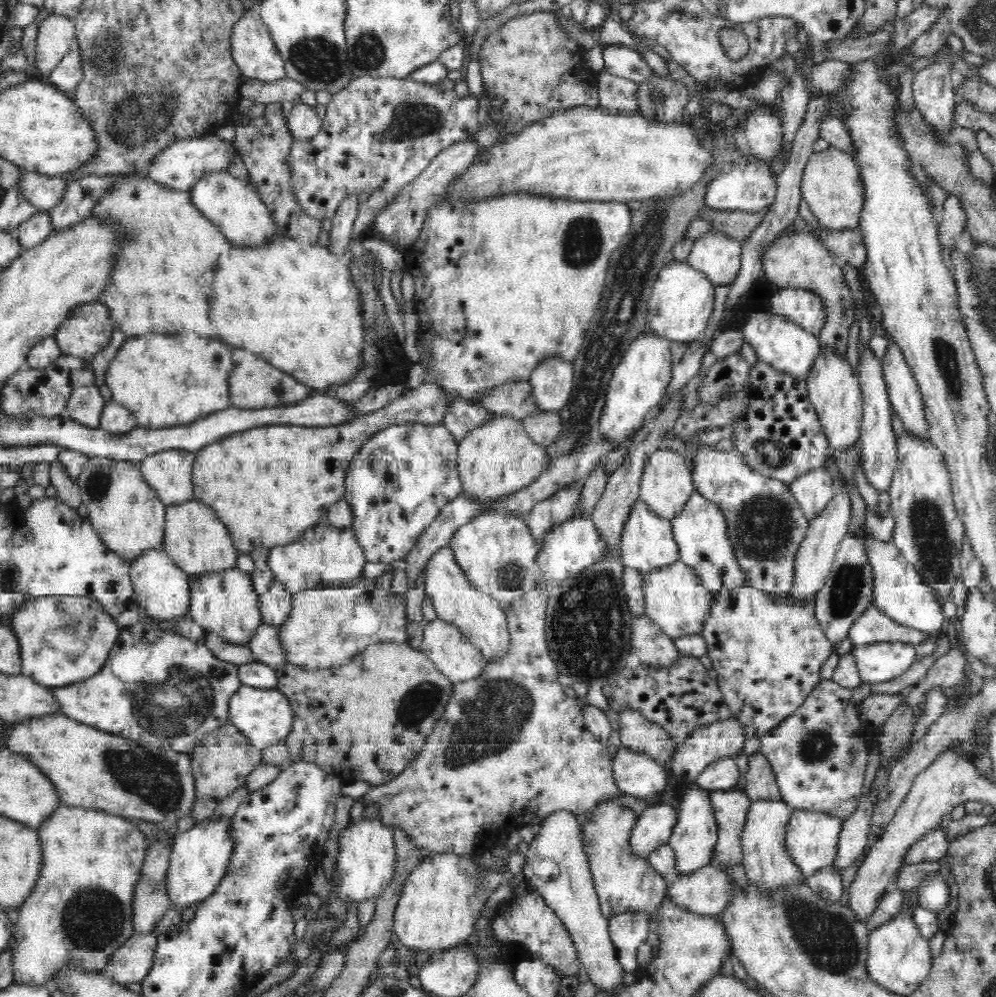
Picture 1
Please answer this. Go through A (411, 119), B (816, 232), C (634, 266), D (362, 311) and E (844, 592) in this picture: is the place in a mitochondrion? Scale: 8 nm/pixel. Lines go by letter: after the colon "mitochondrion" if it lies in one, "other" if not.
A: mitochondrion
B: other
C: mitochondrion
D: other
E: mitochondrion

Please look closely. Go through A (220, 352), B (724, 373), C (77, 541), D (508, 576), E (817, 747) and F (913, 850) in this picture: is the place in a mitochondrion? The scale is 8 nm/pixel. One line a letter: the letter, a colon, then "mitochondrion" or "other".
A: mitochondrion
B: other
C: other
D: mitochondrion
E: mitochondrion
F: other

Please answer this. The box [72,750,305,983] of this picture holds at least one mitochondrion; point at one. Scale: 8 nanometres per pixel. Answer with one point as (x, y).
(249, 860)

